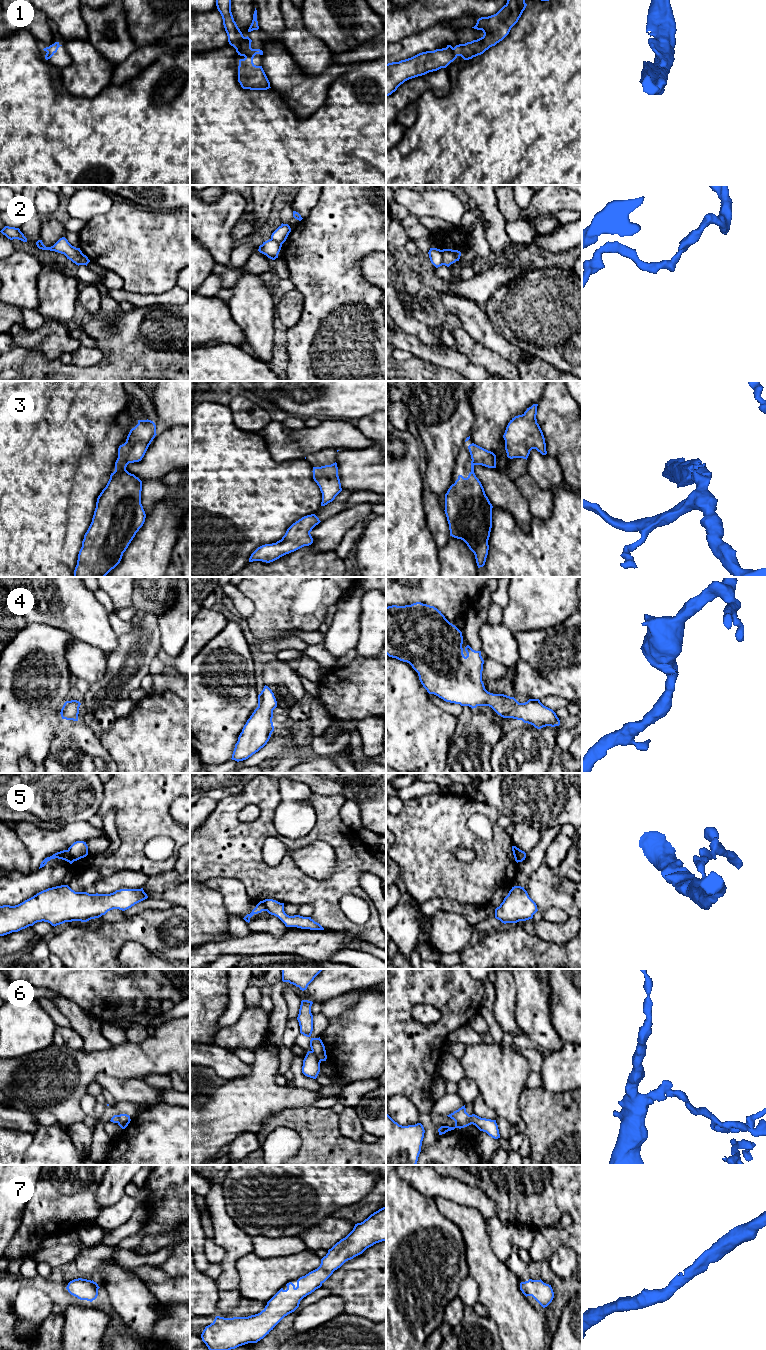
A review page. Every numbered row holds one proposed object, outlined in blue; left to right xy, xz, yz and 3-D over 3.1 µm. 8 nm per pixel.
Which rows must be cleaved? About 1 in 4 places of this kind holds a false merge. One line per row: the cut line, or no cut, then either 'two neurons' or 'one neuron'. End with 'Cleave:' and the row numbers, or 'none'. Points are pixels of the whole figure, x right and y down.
1: cut none; one neuron
2: cut yz (440, 250), (443, 264); two neurons
3: cut none; one neuron
4: cut none; one neuron
5: cut xy (67, 850), (74, 860); two neurons
6: cut xz (312, 1050), (320, 1061); two neurons
7: cut none; one neuron
Cleave: 2, 5, 6

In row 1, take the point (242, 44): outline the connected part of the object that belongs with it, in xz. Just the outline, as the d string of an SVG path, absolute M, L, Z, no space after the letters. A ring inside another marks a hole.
M216 0L216 6L222 16L229 44L236 49L238 55L245 57L239 60L238 66L238 82L241 87L250 90L271 88L262 66L256 66L253 63L254 56L256 54L263 55L263 51L252 49L252 40L248 36L243 36L232 15L231 0Z

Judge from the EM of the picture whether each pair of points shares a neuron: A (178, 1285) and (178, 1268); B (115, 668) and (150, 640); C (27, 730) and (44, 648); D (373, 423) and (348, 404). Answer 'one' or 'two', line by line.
A: two
B: one
C: one
D: two

